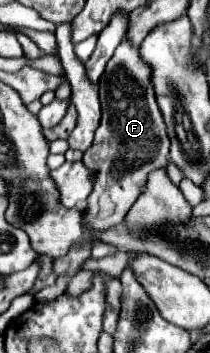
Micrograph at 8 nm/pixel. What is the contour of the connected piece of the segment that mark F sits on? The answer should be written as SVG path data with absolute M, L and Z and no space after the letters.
M124 38L116 48L114 56L108 60L104 76L100 76L98 84L102 102L102 122L96 130L96 138L90 150L86 150L82 158L84 166L94 172L92 194L88 196L88 206L84 210L84 222L90 232L86 232L80 248L72 248L64 258L54 260L52 270L56 276L74 276L76 272L80 272L82 264L90 258L92 244L100 240L100 232L120 224L130 206L138 200L142 186L148 180L148 174L168 164L170 142L150 78L150 64L144 62L138 48Z

